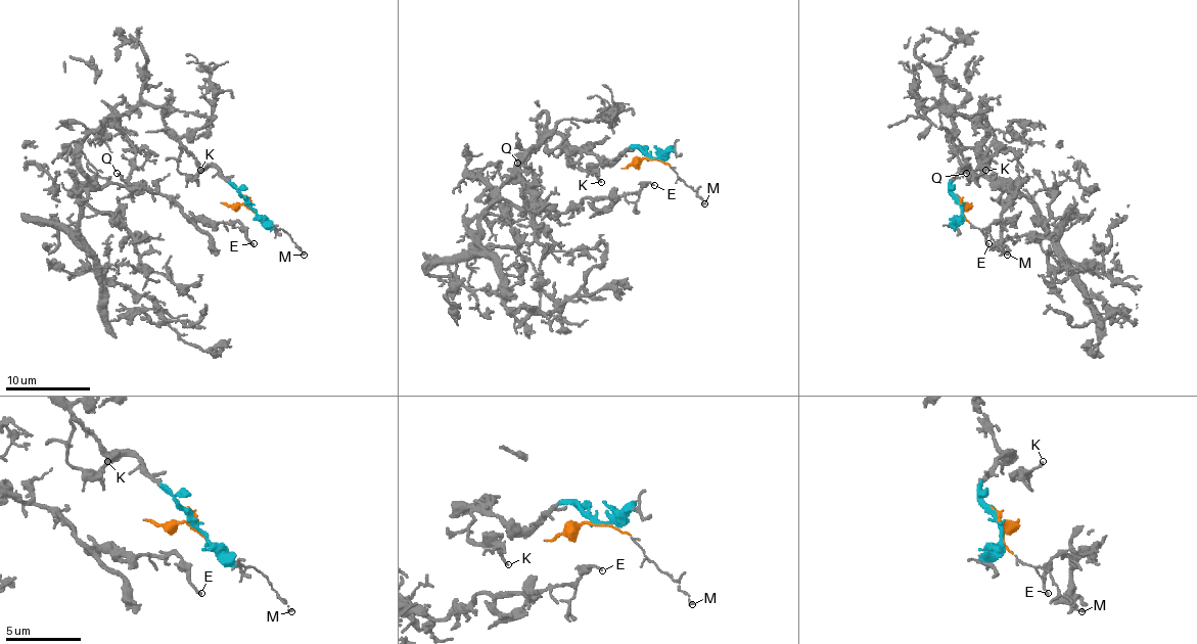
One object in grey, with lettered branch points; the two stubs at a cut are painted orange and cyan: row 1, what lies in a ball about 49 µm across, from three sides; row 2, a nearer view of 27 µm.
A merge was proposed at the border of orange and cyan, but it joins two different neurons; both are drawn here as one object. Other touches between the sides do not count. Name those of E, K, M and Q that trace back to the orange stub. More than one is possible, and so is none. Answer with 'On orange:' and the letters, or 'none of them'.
On orange: M

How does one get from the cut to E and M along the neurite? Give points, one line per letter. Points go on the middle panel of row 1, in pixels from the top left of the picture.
E: (652, 157), (627, 147), (602, 159), (549, 133), (498, 187), (481, 177), (500, 198), (561, 213), (654, 185)
M: (652, 157), (660, 159), (705, 204)

